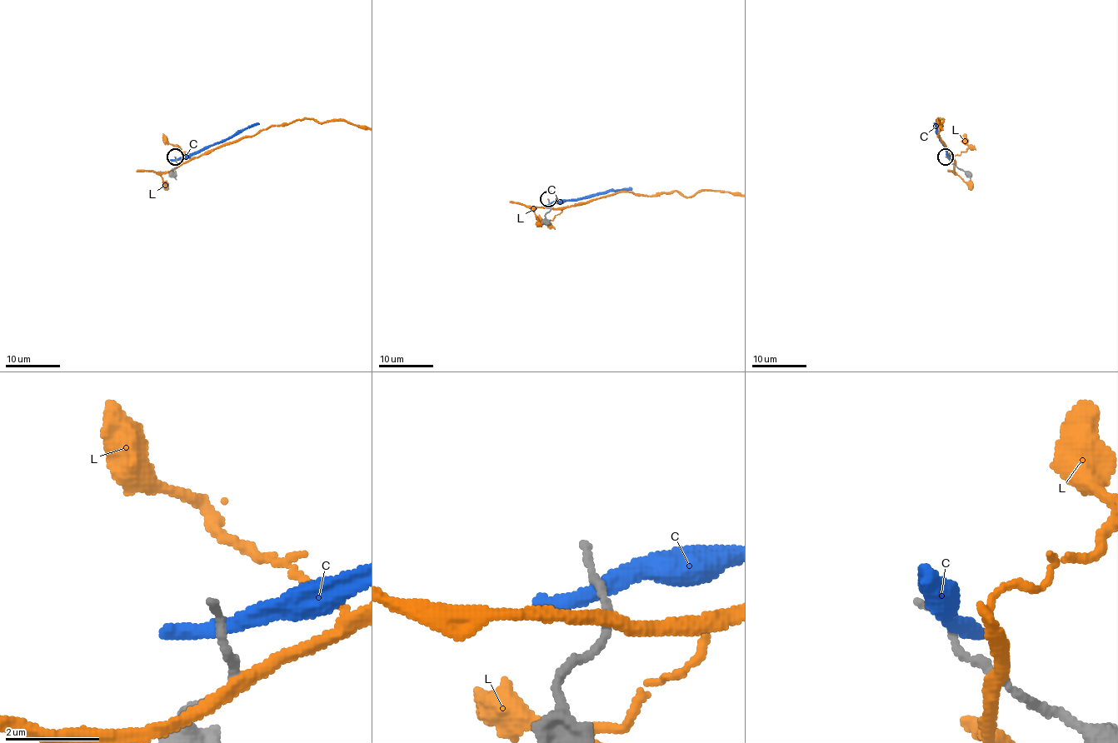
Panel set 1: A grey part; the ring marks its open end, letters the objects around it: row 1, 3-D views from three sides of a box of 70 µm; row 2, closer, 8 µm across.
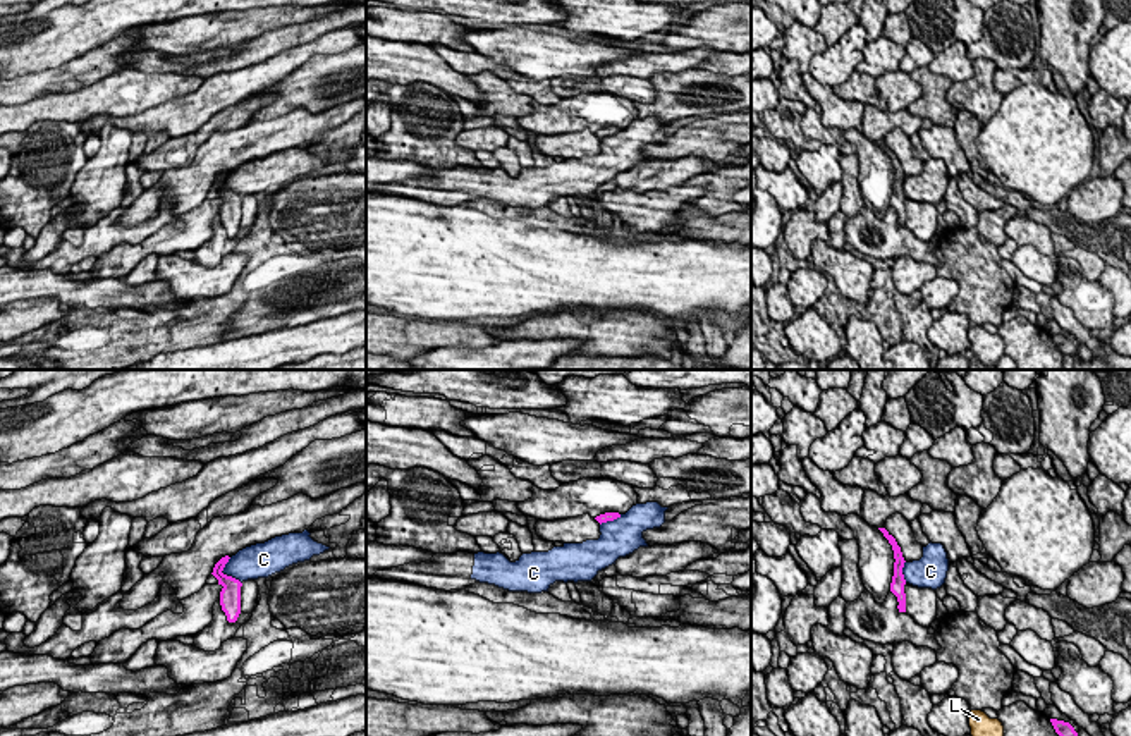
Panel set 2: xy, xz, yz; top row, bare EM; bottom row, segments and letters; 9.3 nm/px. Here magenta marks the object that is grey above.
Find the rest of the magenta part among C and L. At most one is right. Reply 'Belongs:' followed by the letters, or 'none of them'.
Belongs: none of them

